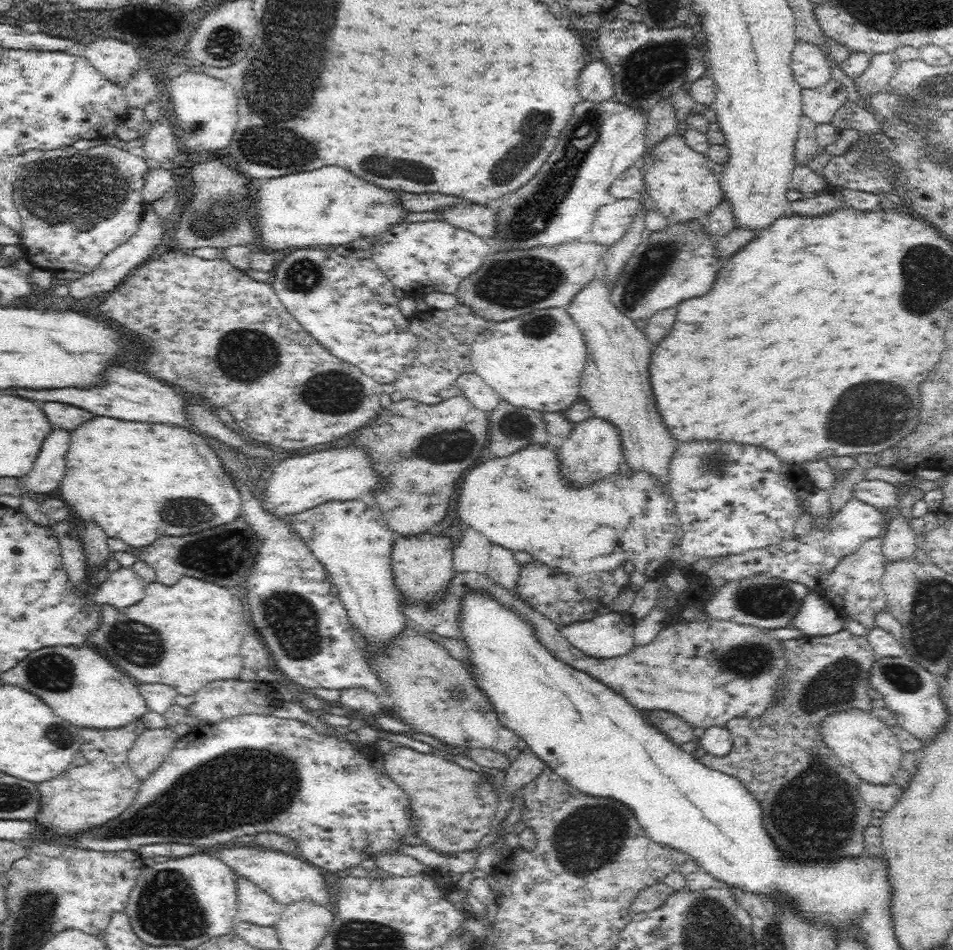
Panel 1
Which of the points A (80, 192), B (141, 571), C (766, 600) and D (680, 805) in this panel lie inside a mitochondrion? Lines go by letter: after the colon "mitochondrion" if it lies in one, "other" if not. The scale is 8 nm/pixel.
A: mitochondrion
B: other
C: mitochondrion
D: other

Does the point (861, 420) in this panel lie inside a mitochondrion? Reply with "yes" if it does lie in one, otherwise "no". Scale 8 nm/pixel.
yes

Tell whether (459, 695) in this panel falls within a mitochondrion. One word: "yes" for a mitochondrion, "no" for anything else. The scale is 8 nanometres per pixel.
yes

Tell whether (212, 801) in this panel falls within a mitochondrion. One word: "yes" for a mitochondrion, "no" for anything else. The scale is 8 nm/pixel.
yes

